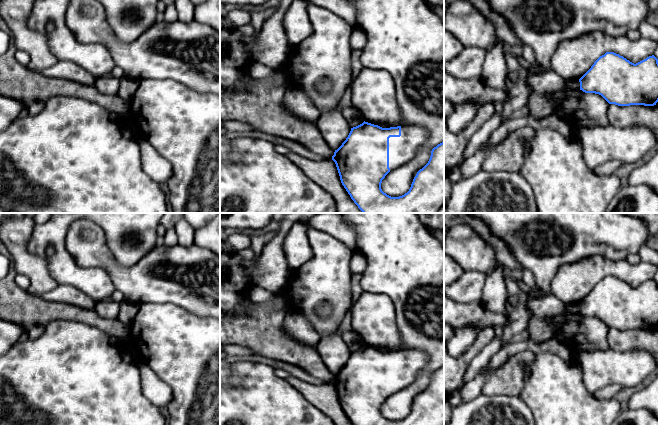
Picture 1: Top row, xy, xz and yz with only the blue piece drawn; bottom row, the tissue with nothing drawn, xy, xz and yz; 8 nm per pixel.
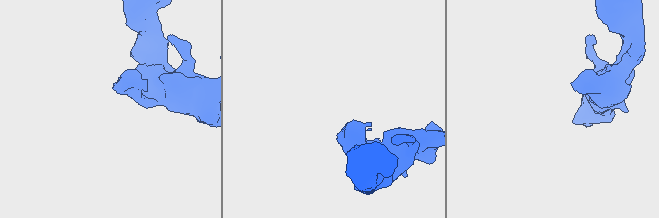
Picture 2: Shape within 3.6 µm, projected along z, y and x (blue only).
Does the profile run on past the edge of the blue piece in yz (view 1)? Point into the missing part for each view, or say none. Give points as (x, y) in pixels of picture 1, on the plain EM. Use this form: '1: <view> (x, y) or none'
1: none

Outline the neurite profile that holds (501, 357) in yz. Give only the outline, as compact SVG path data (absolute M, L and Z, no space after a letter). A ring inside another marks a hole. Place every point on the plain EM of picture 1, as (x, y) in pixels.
M531 339L514 343L509 342L502 346L501 349L491 358L491 361L488 364L488 377L491 375L493 370L498 369L505 364L511 356L525 350L529 350L535 355L541 352L552 352L564 361L569 361L573 357L573 353L569 348L558 342L556 339L549 339L541 343L535 342Z

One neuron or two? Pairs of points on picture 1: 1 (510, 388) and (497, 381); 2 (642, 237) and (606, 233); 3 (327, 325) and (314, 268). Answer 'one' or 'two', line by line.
1: one
2: one
3: one

